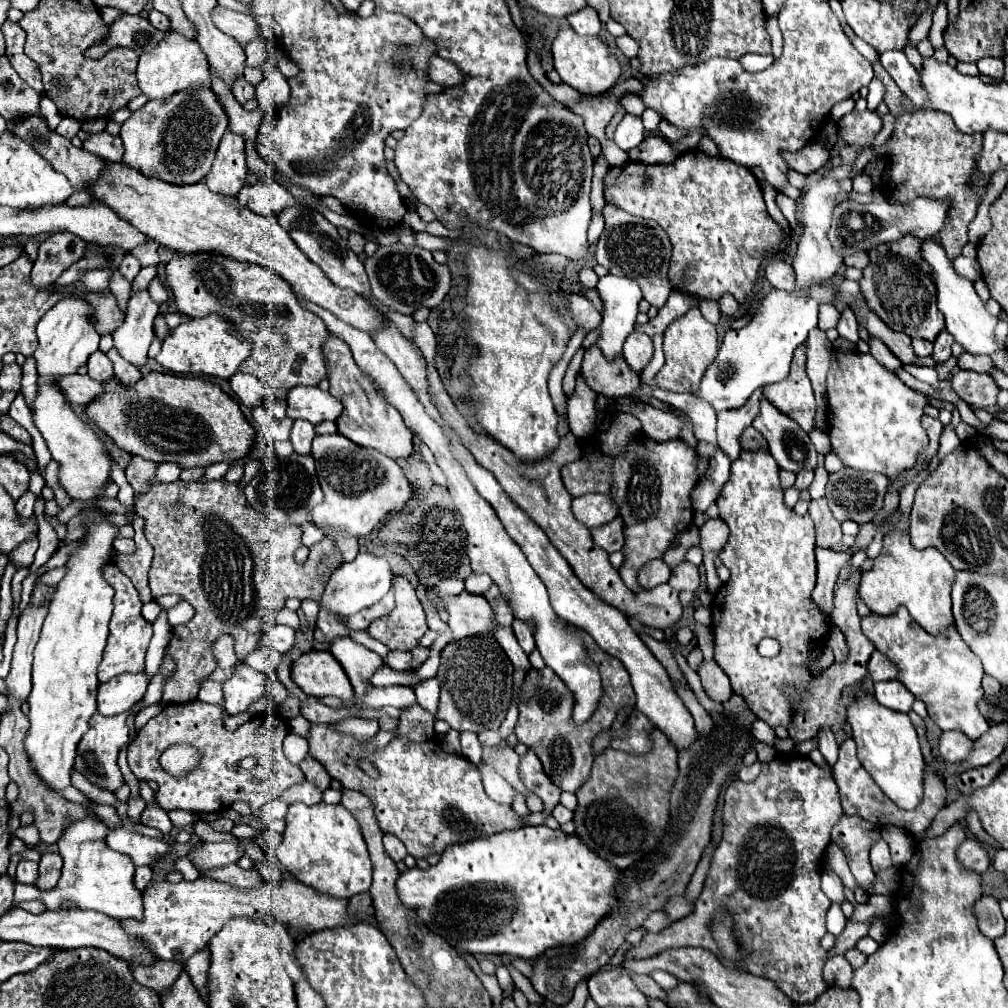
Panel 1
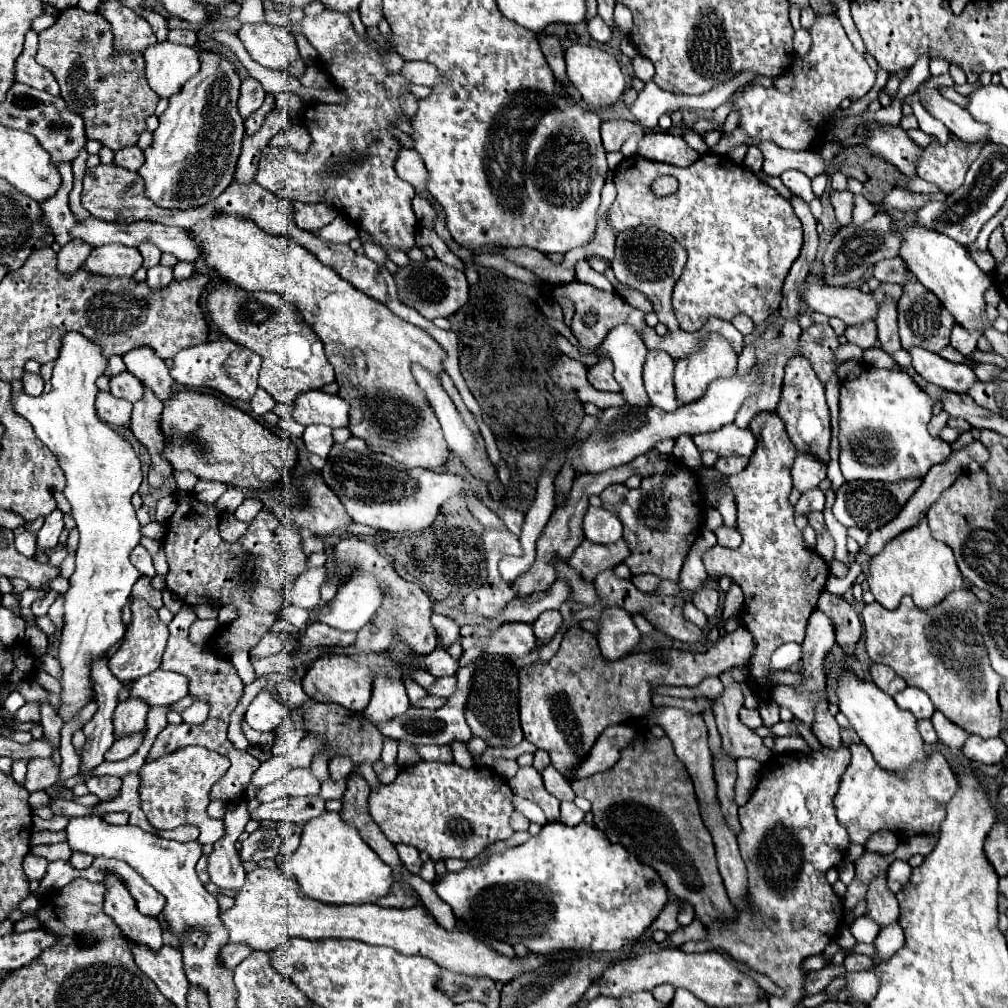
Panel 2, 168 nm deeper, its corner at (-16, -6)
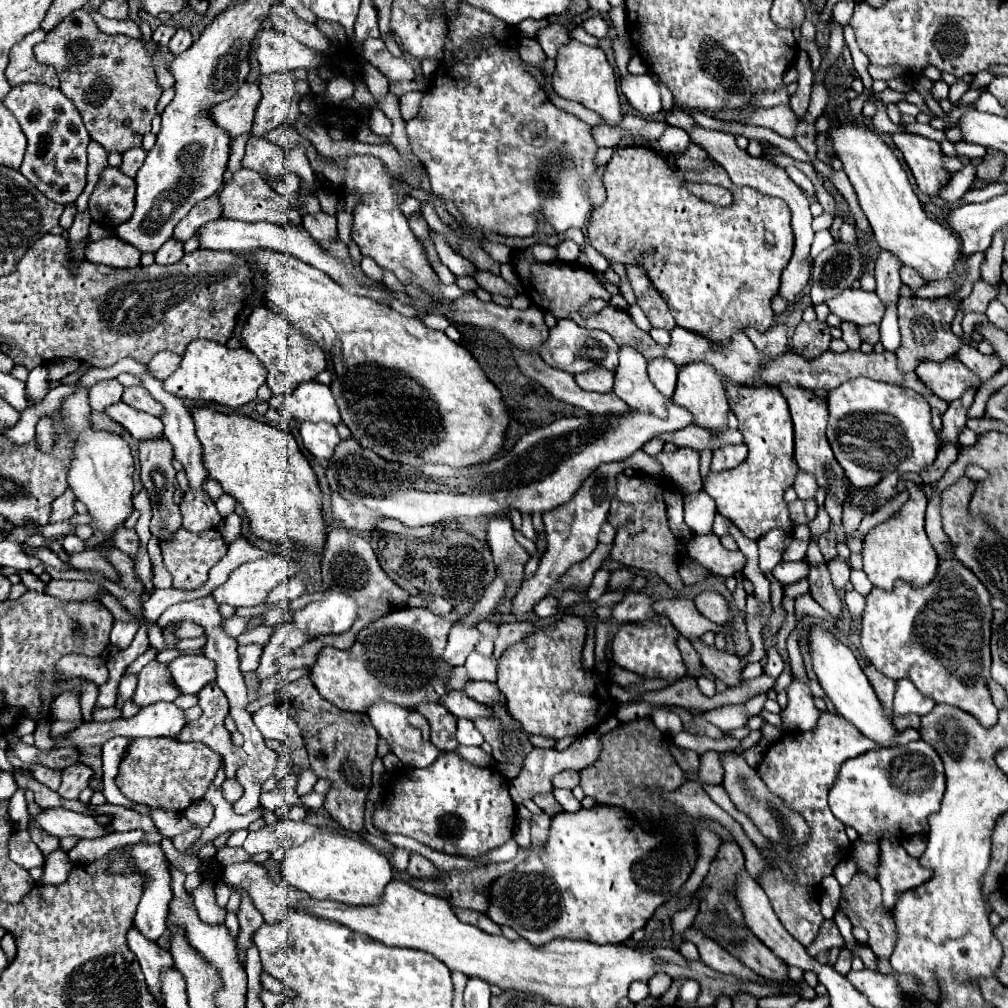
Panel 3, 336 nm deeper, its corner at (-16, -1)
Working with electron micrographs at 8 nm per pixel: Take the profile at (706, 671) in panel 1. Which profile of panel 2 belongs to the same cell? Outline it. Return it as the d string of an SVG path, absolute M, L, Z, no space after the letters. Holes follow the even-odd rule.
M734 683L732 687L724 689L724 693L716 699L716 705L712 707L718 731L722 735L722 749L732 759L752 757L756 761L766 761L770 757L770 749L764 747L762 739L738 719L742 705L744 697L740 685Z

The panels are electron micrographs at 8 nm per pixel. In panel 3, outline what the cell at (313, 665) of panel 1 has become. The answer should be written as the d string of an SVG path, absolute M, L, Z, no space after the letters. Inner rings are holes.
M428 608L396 610L364 628L352 648L322 648L310 668L310 680L322 698L352 712L366 712L378 698L390 700L408 710L414 710L418 702L438 702L446 692L444 682L452 670L442 660L450 630L452 622L444 616L432 614Z

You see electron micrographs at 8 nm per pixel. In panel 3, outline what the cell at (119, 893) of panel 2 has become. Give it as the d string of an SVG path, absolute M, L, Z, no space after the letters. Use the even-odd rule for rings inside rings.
M130 926L130 930L128 930L128 946L136 954L140 966L142 966L142 972L146 976L150 992L162 1004L162 998L160 998L160 970L166 968L166 966L172 966L170 952L160 948L154 940L148 940L148 938L140 936L140 930L136 926Z

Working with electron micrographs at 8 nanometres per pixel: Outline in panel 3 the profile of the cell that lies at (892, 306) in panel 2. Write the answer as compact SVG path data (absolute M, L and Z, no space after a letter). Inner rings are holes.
M880 252L878 260L876 260L876 294L882 300L884 306L896 306L898 298L900 298L900 288L902 288L902 280L898 276L900 270L900 260L896 256L892 256L890 252Z

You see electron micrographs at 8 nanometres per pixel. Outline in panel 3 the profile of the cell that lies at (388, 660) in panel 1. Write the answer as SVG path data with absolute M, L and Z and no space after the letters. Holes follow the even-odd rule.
M454 624L454 632L450 632L448 646L442 654L444 662L450 666L464 666L468 654L474 650L478 638L480 638L480 632L476 628L462 628L460 624Z

